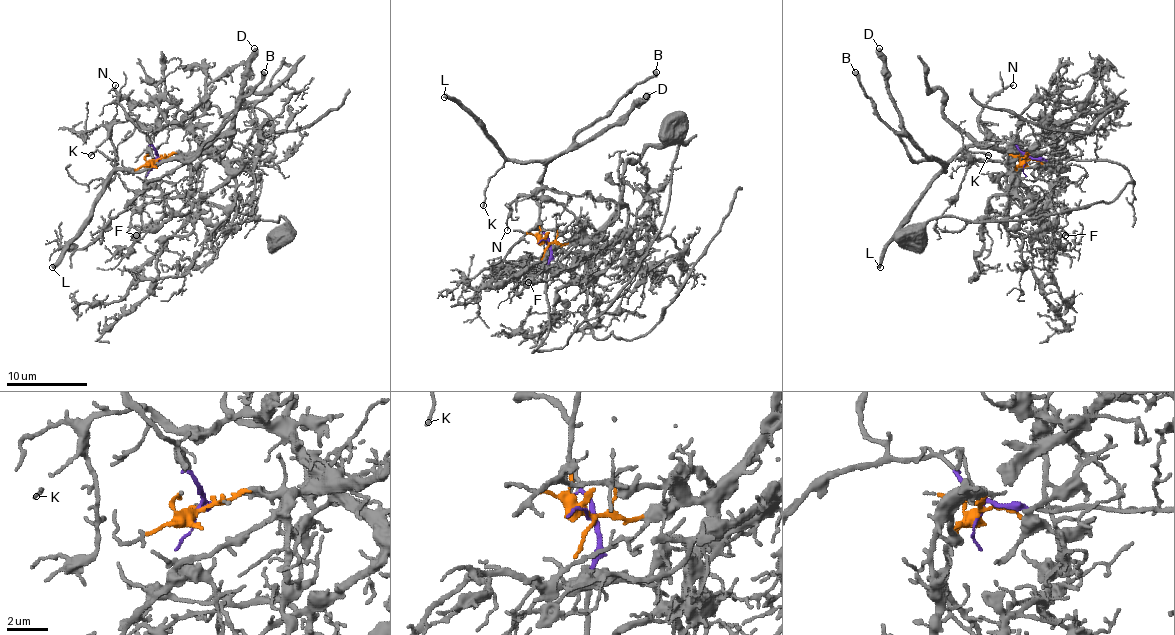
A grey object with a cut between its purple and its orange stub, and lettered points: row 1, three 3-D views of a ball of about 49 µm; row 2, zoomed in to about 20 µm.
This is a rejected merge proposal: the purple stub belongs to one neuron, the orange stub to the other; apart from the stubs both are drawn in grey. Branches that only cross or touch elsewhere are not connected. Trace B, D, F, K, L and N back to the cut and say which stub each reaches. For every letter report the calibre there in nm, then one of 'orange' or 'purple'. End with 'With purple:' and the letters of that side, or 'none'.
B: 440 nm thick; purple
D: 550 nm thick; purple
F: 120 nm thick; orange
K: 140 nm thick; purple
L: 360 nm thick; purple
N: 120 nm thick; purple
With purple: B, D, K, L, N

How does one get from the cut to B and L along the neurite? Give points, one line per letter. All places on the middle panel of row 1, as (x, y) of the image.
B: (545, 243), (549, 238), (539, 226), (539, 204), (547, 165), (580, 133), (657, 72)
L: (545, 243), (549, 238), (539, 226), (545, 167), (535, 161), (509, 161), (482, 127), (458, 102), (444, 96)

